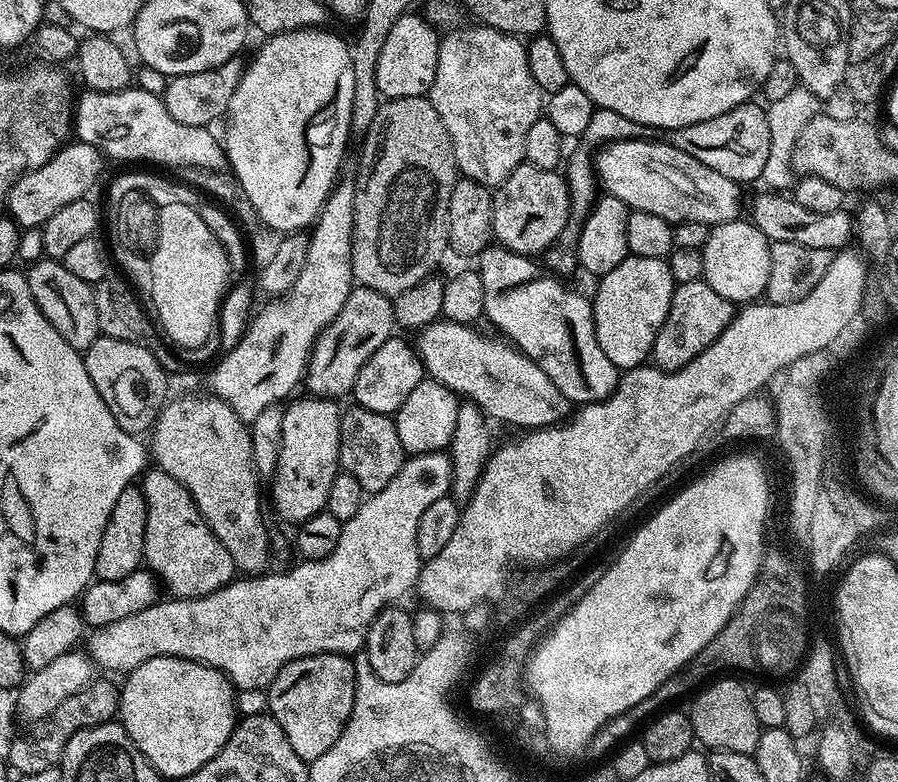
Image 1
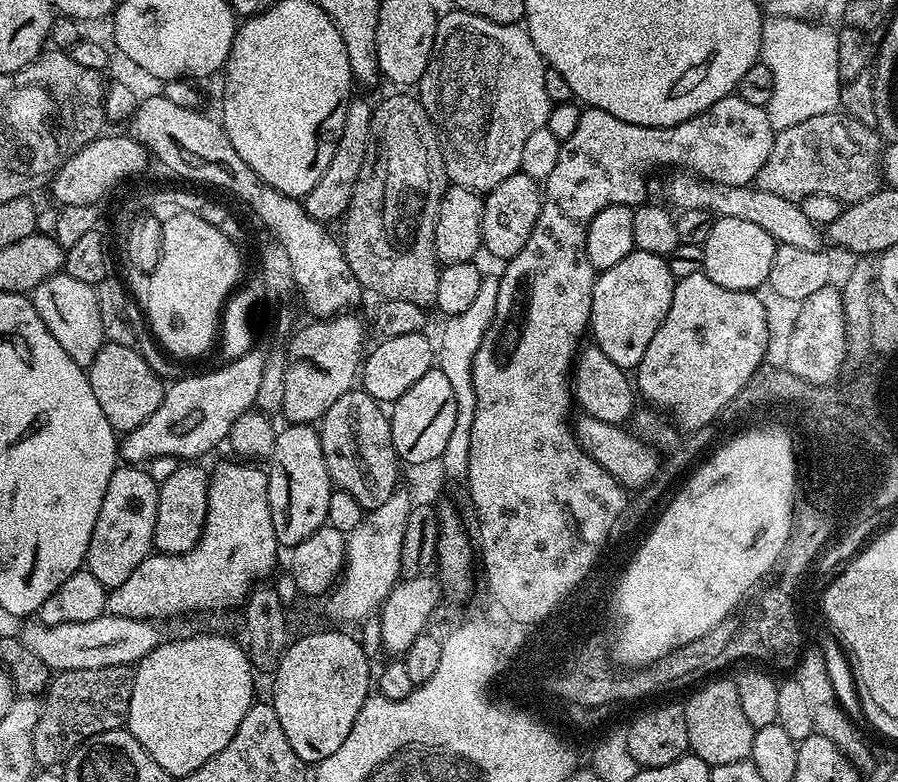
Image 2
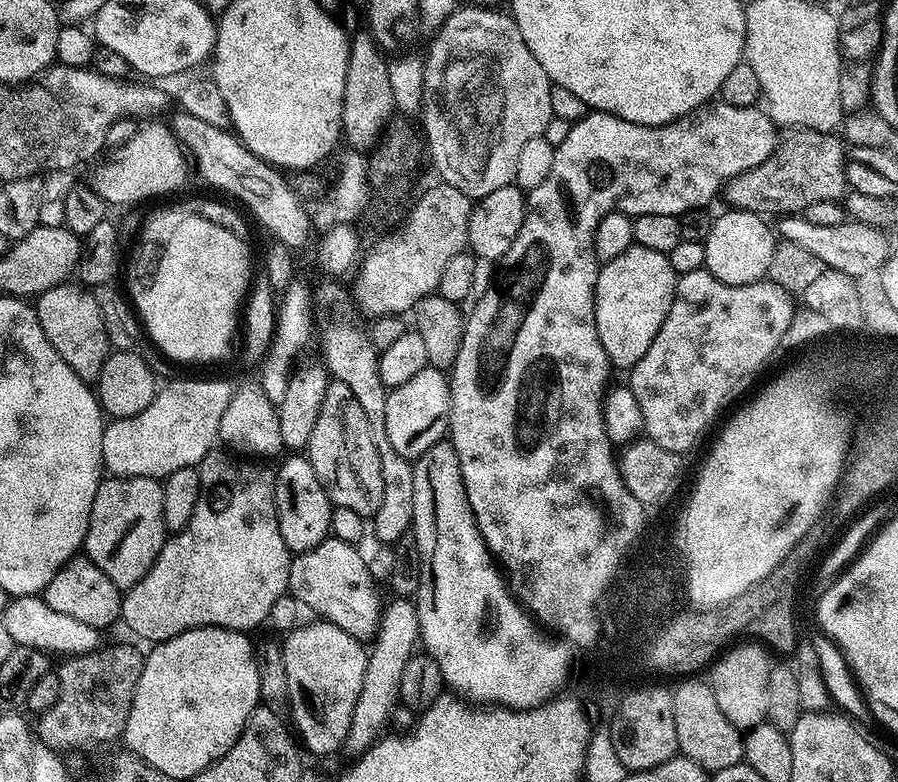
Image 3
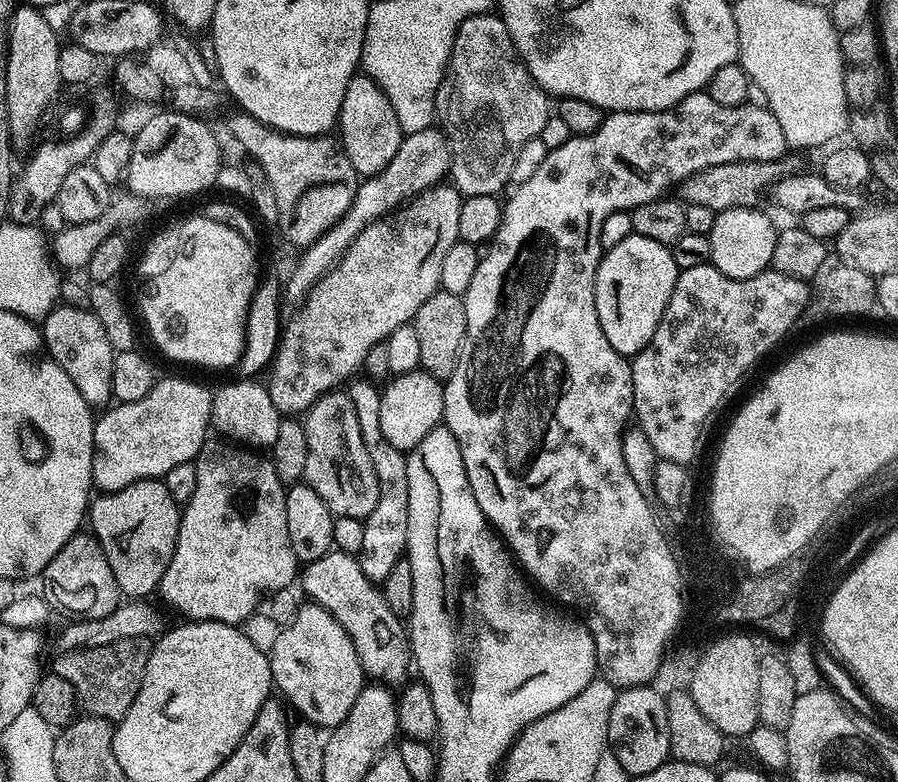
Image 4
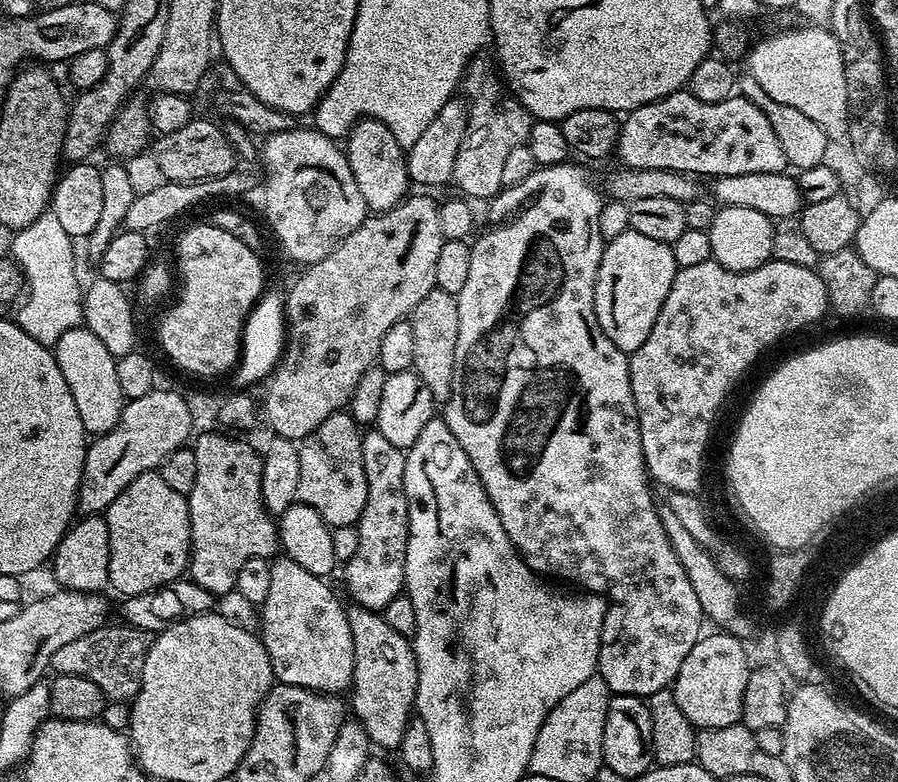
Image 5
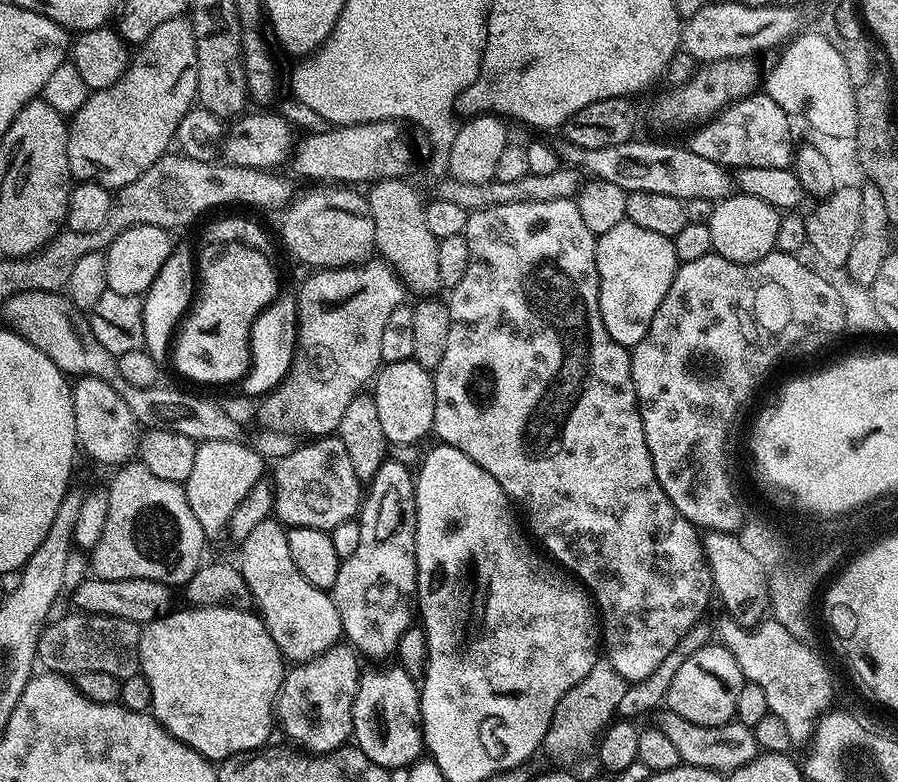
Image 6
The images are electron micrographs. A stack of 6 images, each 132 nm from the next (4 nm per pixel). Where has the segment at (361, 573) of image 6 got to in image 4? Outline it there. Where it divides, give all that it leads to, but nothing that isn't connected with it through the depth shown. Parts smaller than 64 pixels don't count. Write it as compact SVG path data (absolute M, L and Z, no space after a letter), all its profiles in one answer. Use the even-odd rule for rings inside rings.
M356 378L347 385L348 397L354 402L354 410L358 414L358 426L362 430L362 442L366 446L366 454L370 454L370 463L374 465L374 474L378 474L378 503L374 510L364 517L364 537L362 550L358 557L360 569L366 578L373 582L383 582L394 566L405 559L408 550L408 511L410 510L410 482L408 481L408 458L401 449L390 446L386 434L382 434L382 414L380 413L381 389L375 383L364 378Z

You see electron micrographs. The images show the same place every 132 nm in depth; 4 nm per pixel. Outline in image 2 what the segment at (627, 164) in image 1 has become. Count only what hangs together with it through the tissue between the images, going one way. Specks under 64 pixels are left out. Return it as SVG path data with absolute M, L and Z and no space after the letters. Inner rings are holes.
M676 174L668 184L668 196L677 209L689 208L712 213L719 218L742 218L746 222L754 222L754 226L762 226L766 234L775 238L777 245L798 246L801 250L821 250L821 229L806 214L802 214L799 203L787 200L778 194L770 194L766 190L743 184L742 186L726 186L714 184L695 174Z

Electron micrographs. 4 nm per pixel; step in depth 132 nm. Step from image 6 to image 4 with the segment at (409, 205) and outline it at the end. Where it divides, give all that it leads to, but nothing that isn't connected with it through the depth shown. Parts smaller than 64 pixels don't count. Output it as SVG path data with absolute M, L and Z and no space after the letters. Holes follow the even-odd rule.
M357 74L346 86L344 101L340 107L338 121L339 143L350 158L354 170L364 178L376 177L398 154L398 146L403 142L405 133L400 128L398 114L394 114L394 106L382 94L380 88L368 76Z

